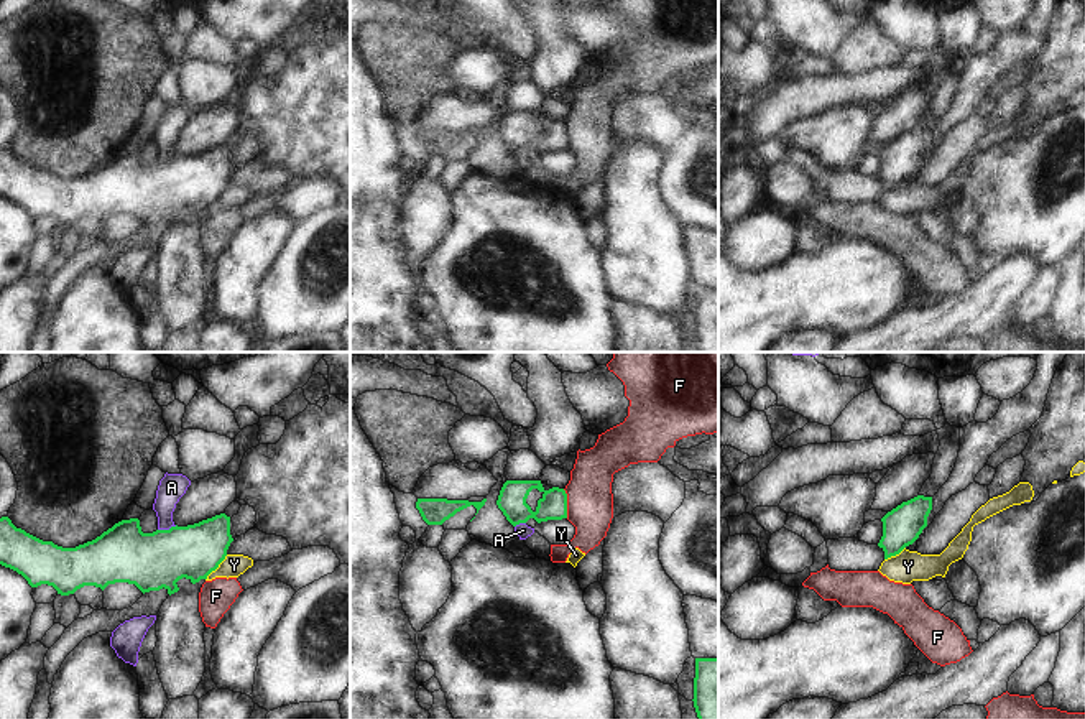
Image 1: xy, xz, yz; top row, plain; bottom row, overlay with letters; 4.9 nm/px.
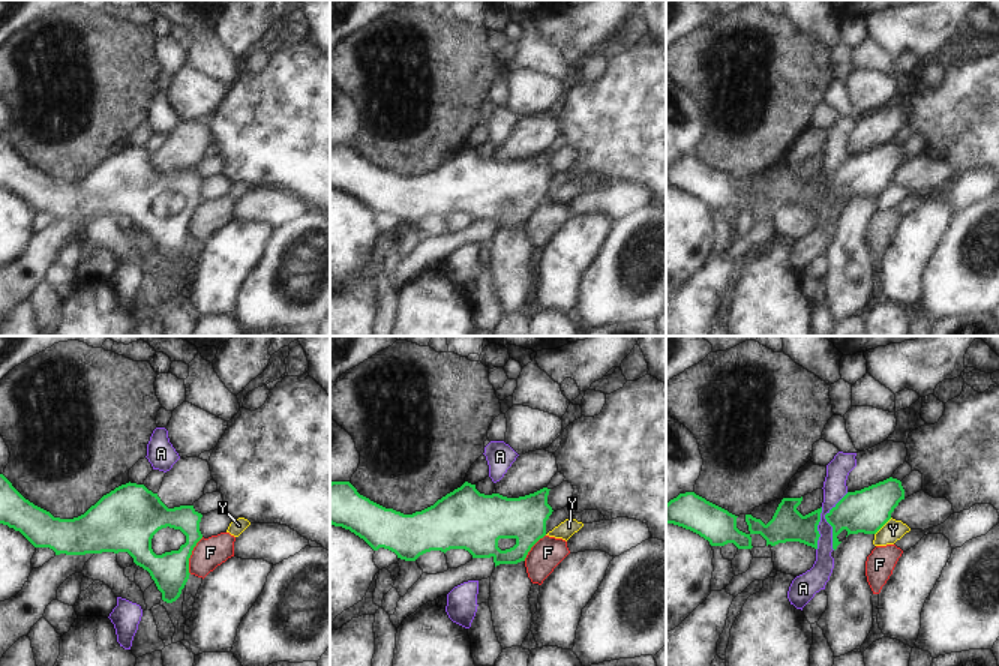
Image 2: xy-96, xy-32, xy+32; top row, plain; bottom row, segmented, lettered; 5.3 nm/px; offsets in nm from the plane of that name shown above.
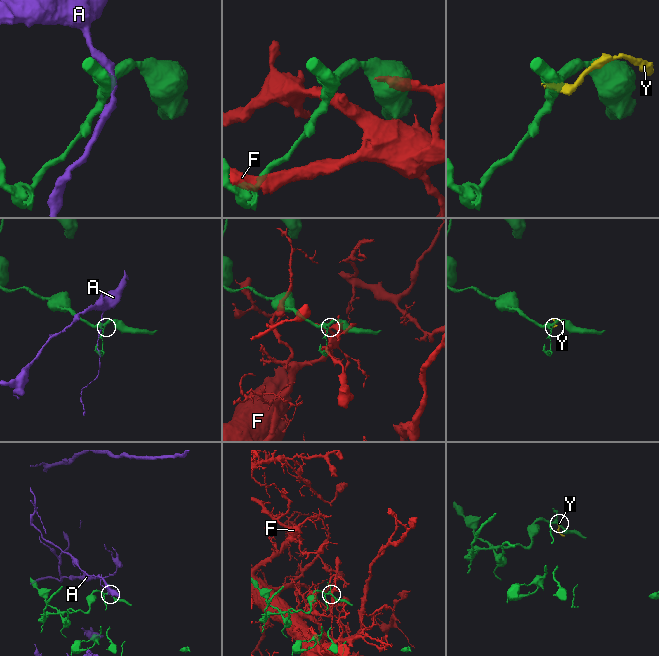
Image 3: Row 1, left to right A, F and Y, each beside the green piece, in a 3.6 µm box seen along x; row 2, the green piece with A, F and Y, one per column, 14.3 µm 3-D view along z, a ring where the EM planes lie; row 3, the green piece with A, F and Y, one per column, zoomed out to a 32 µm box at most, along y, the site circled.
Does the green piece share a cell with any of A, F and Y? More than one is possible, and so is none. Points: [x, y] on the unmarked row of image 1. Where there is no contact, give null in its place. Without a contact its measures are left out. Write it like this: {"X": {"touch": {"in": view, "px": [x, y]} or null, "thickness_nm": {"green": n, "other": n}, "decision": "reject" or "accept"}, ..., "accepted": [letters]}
{"A": {"touch": {"in": "xy", "px": [166, 162]}, "thickness_nm": {"green": 280, "other": 130}, "decision": "reject"}, "F": {"touch": {"in": "xz", "px": [566, 135]}, "thickness_nm": {"green": 140, "other": 220}, "decision": "reject"}, "Y": {"touch": {"in": "xy", "px": [216, 199]}, "thickness_nm": {"green": 260, "other": 110}, "decision": "reject"}, "accepted": []}

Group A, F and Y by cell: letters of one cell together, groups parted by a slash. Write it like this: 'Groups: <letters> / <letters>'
Groups: A / F / Y

